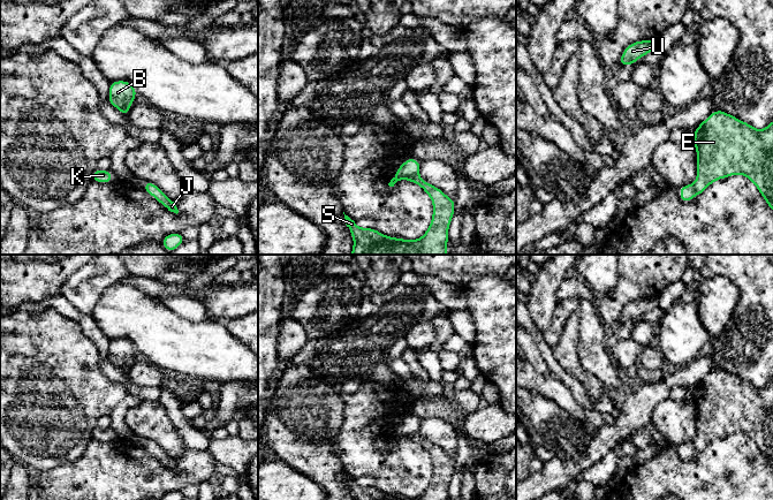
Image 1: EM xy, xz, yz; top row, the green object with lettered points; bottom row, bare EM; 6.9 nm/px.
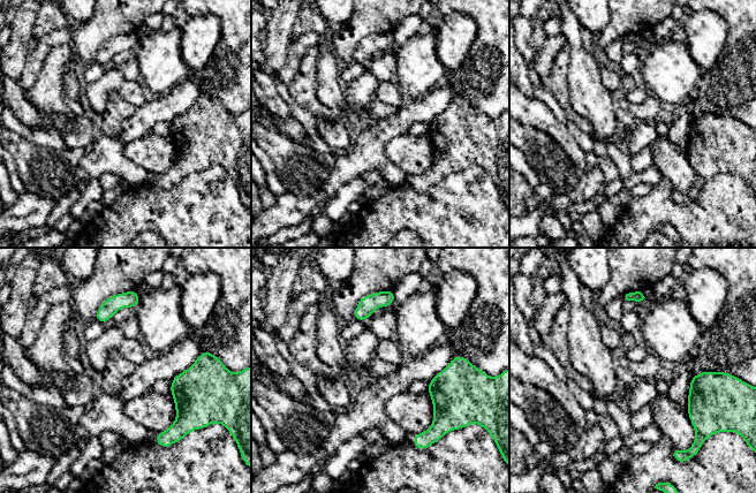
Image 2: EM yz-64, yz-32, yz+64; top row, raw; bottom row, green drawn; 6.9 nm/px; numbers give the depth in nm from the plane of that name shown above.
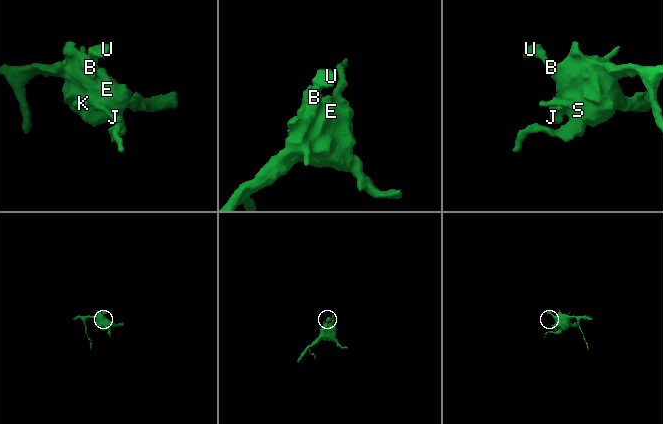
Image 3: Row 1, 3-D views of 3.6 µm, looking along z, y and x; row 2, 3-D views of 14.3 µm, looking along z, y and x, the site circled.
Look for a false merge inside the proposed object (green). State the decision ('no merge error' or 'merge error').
no merge error

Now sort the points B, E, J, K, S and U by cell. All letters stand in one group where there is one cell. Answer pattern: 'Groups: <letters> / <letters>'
Groups: B E J K S U

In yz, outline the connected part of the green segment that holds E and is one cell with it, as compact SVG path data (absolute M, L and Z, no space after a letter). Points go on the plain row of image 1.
M713 369L694 392L697 411L697 437L692 442L680 445L680 457L689 461L703 452L714 439L735 432L748 435L763 453L773 470L773 378L765 387L756 387L725 369Z

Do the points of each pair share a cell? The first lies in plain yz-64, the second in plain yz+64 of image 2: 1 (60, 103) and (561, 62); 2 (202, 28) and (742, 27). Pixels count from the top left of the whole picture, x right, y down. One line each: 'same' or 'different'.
1: same
2: different

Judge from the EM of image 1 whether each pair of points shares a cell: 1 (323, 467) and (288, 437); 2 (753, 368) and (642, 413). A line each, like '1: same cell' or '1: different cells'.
1: same cell
2: different cells

